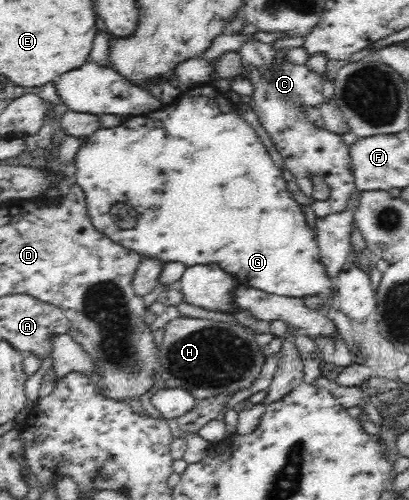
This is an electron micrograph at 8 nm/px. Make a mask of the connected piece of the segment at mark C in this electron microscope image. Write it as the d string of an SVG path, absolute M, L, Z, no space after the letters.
M285 51L278 54L278 61L271 66L248 64L242 69L243 77L253 86L248 95L251 98L249 104L261 126L271 137L284 166L295 173L294 184L298 185L307 198L313 198L313 183L305 175L305 171L325 178L330 196L326 200L313 200L311 206L315 216L345 211L346 201L355 192L348 146L344 144L341 135L333 134L323 126L318 128L310 119L311 110L321 109L323 104L330 102L323 94L321 73L311 69L305 62L291 60L284 53Z

